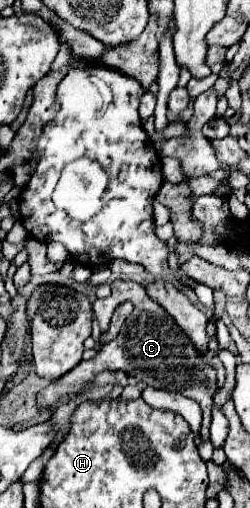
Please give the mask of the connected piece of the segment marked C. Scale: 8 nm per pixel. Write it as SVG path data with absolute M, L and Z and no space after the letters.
M112 281L112 295L106 299L96 299L94 313L100 321L100 329L108 329L108 321L112 317L112 311L126 299L134 303L132 315L124 321L118 337L98 351L94 359L80 361L70 373L66 373L62 379L52 381L36 395L36 407L38 409L54 409L56 403L64 397L72 397L82 393L90 383L94 383L96 375L104 369L120 369L128 373L130 377L142 379L150 387L166 389L166 391L180 391L186 397L192 397L200 403L204 411L204 437L210 439L208 427L210 427L210 407L212 407L212 395L216 391L216 371L202 359L202 355L194 349L190 339L184 335L184 331L176 325L176 321L154 301L148 297L146 289L138 285L136 281Z

